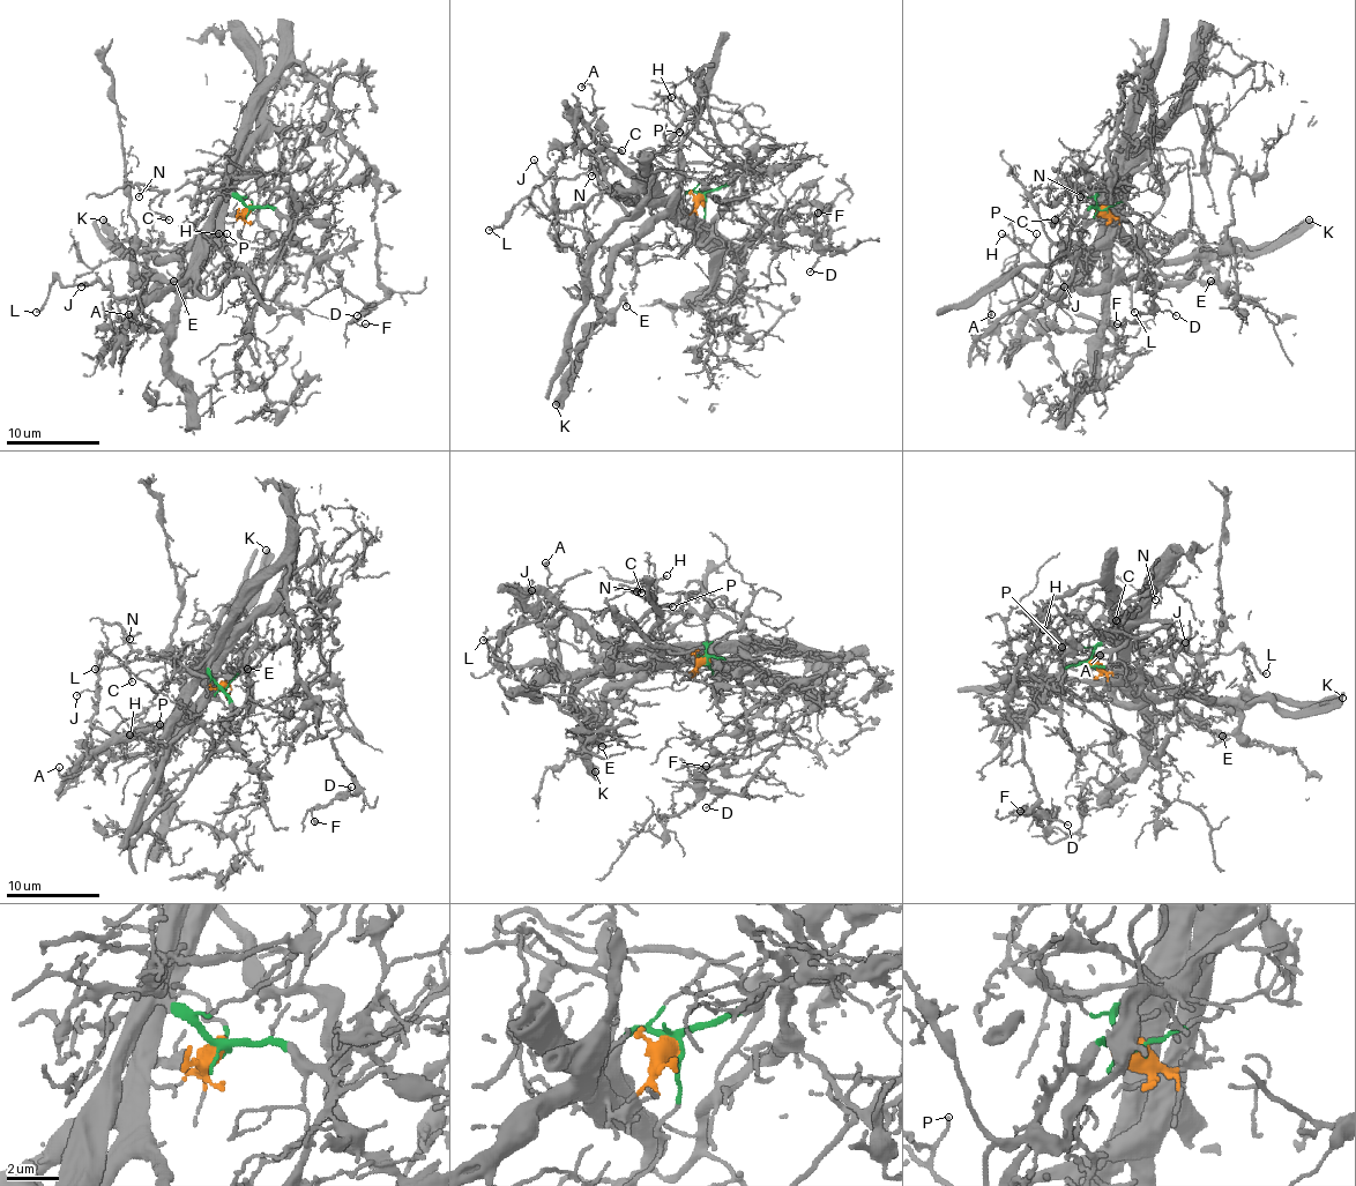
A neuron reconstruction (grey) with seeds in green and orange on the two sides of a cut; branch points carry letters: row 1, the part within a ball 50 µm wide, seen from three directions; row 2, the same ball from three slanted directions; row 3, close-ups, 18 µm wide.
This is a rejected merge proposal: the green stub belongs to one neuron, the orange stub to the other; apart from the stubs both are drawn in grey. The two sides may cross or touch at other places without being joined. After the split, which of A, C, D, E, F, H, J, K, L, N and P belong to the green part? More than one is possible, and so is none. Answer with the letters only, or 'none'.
A, C, D, F, J, L, N

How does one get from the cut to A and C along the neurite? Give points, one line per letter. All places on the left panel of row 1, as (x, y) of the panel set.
A: (252, 207), (223, 195), (214, 211), (205, 254), (195, 266), (138, 312), (142, 310), (140, 325), (127, 314)
C: (252, 207), (228, 186), (205, 188), (186, 181), (177, 188), (165, 188), (149, 204), (170, 219)

